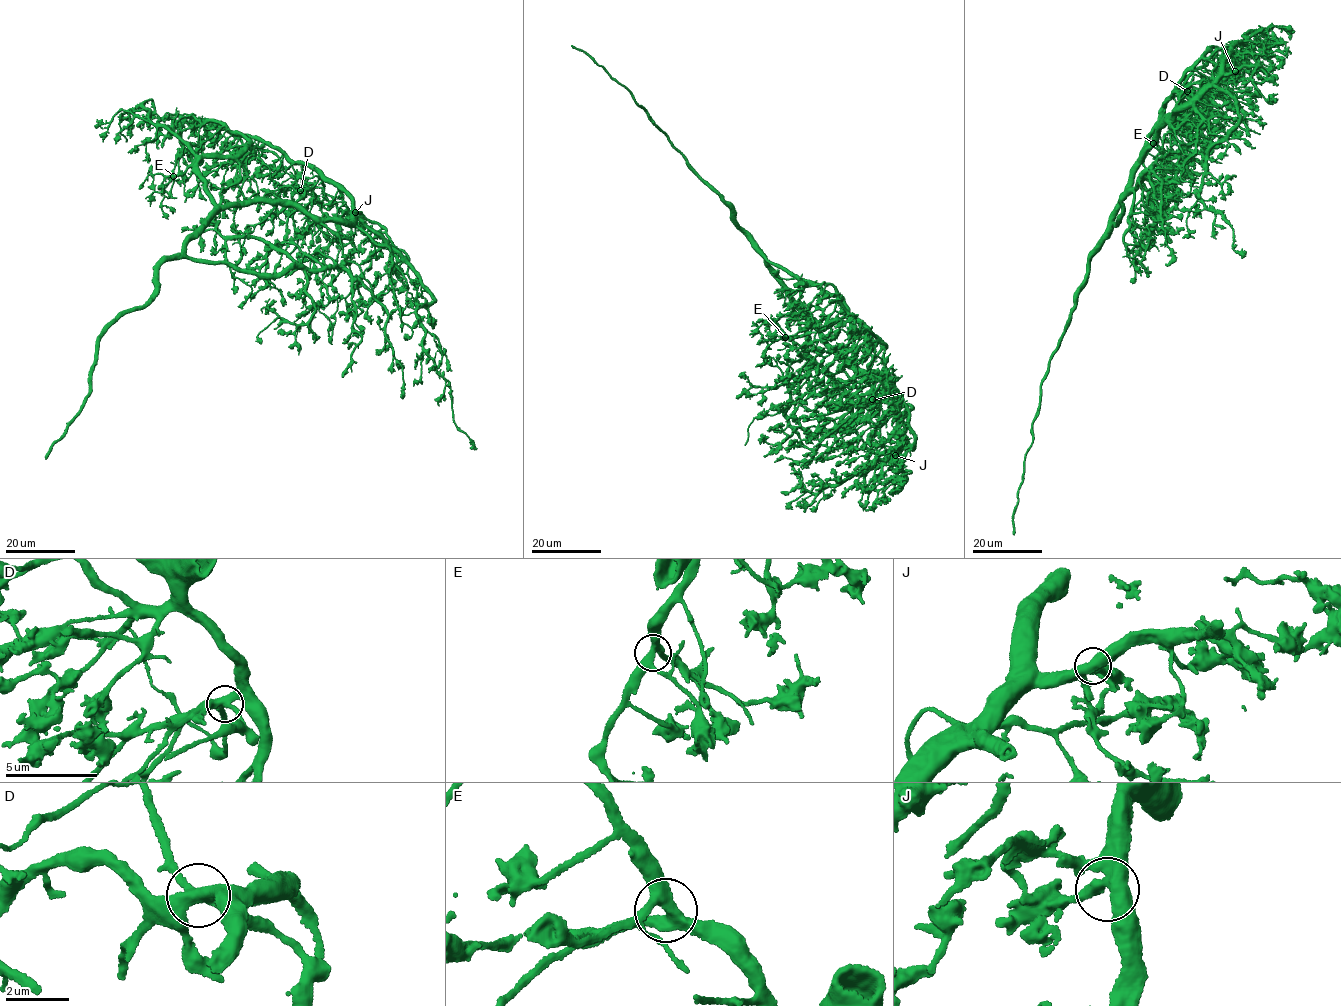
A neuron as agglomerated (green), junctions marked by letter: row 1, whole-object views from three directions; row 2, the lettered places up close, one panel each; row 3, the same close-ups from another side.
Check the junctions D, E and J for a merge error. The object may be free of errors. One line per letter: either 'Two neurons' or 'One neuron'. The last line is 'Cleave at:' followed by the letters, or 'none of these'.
D: Two neurons
E: One neuron
J: One neuron
Cleave at: D

